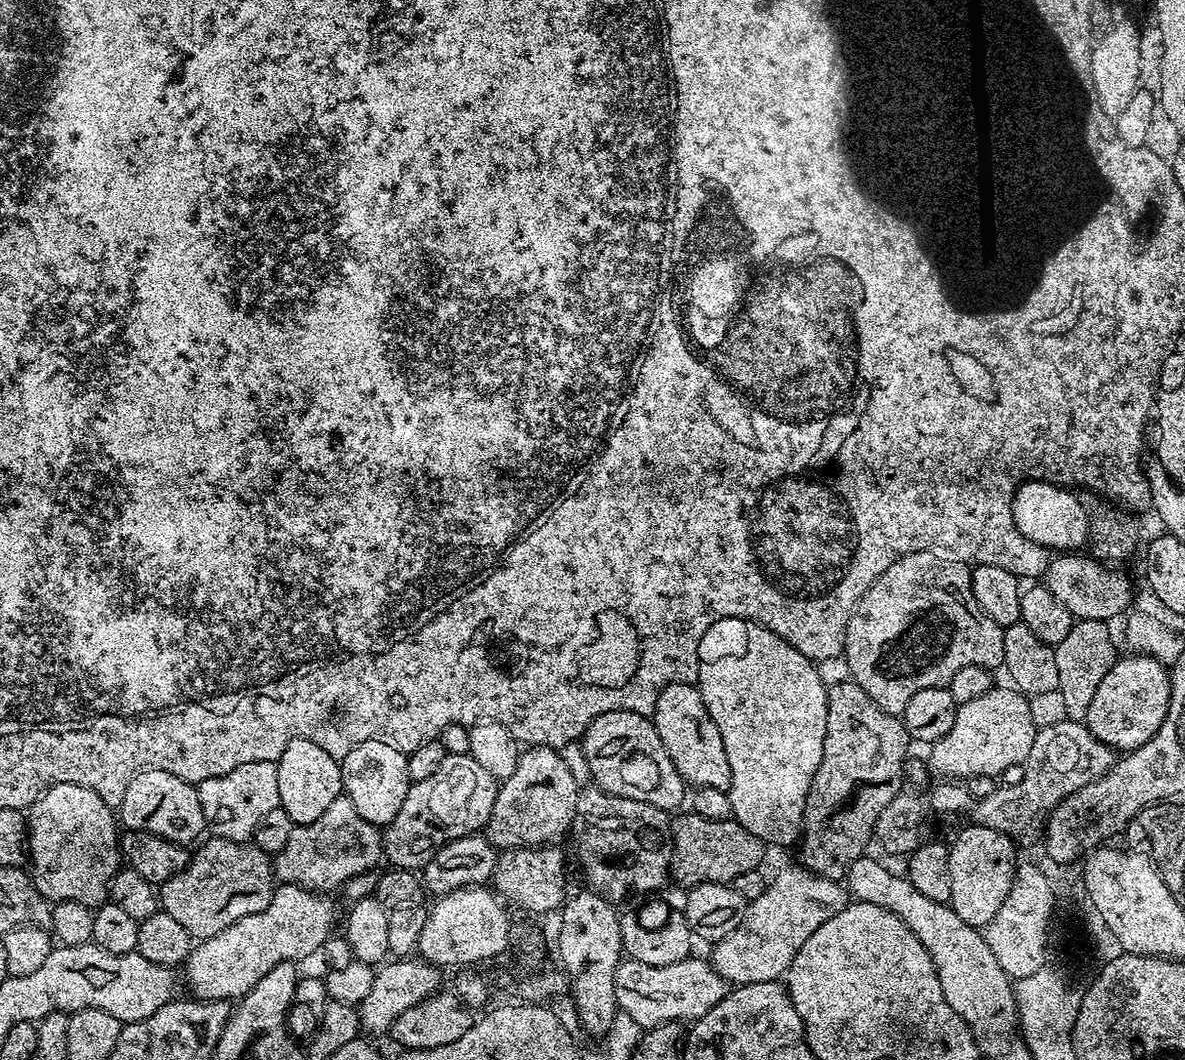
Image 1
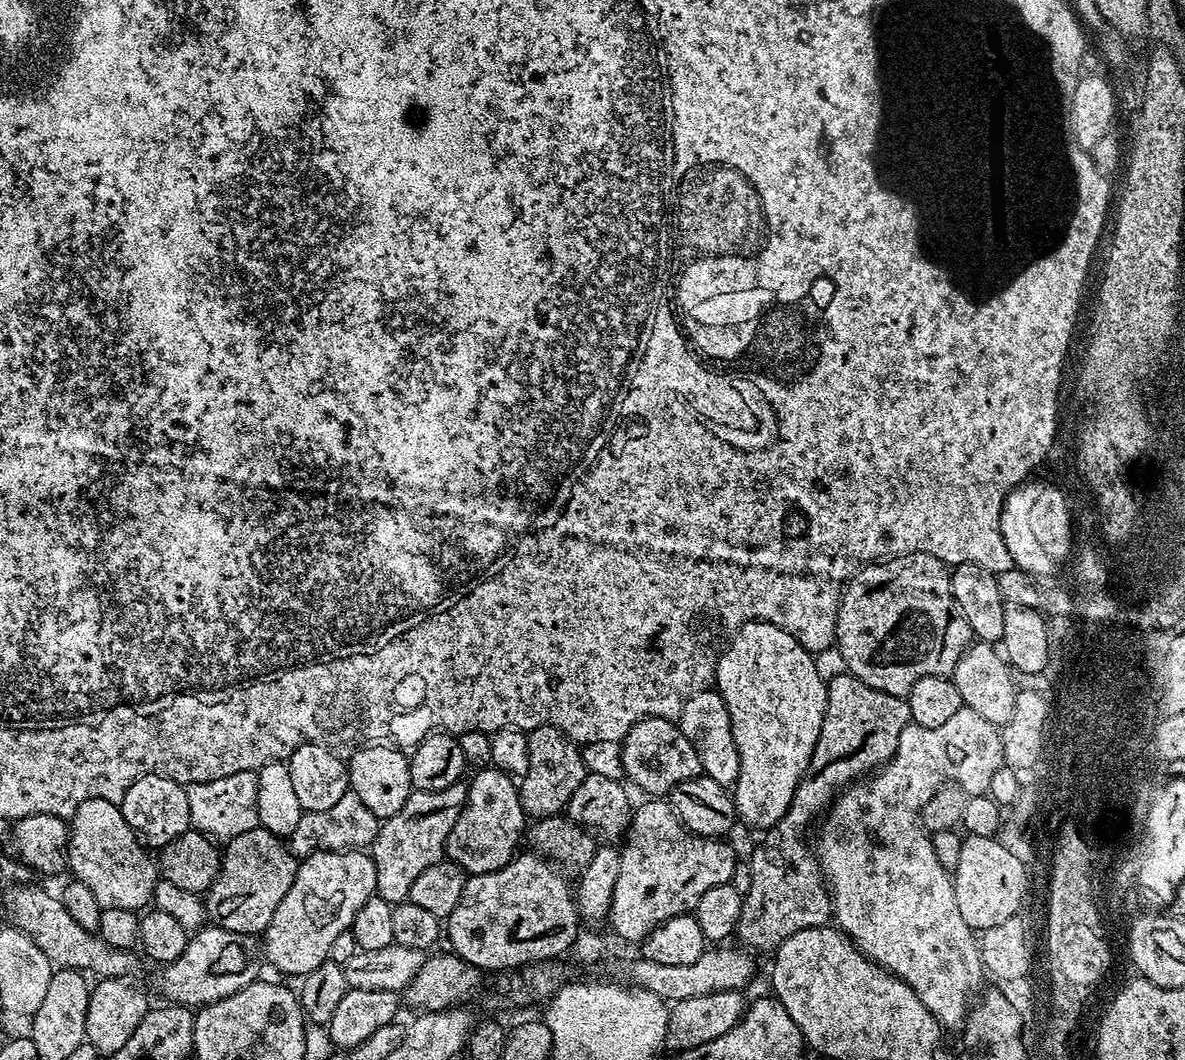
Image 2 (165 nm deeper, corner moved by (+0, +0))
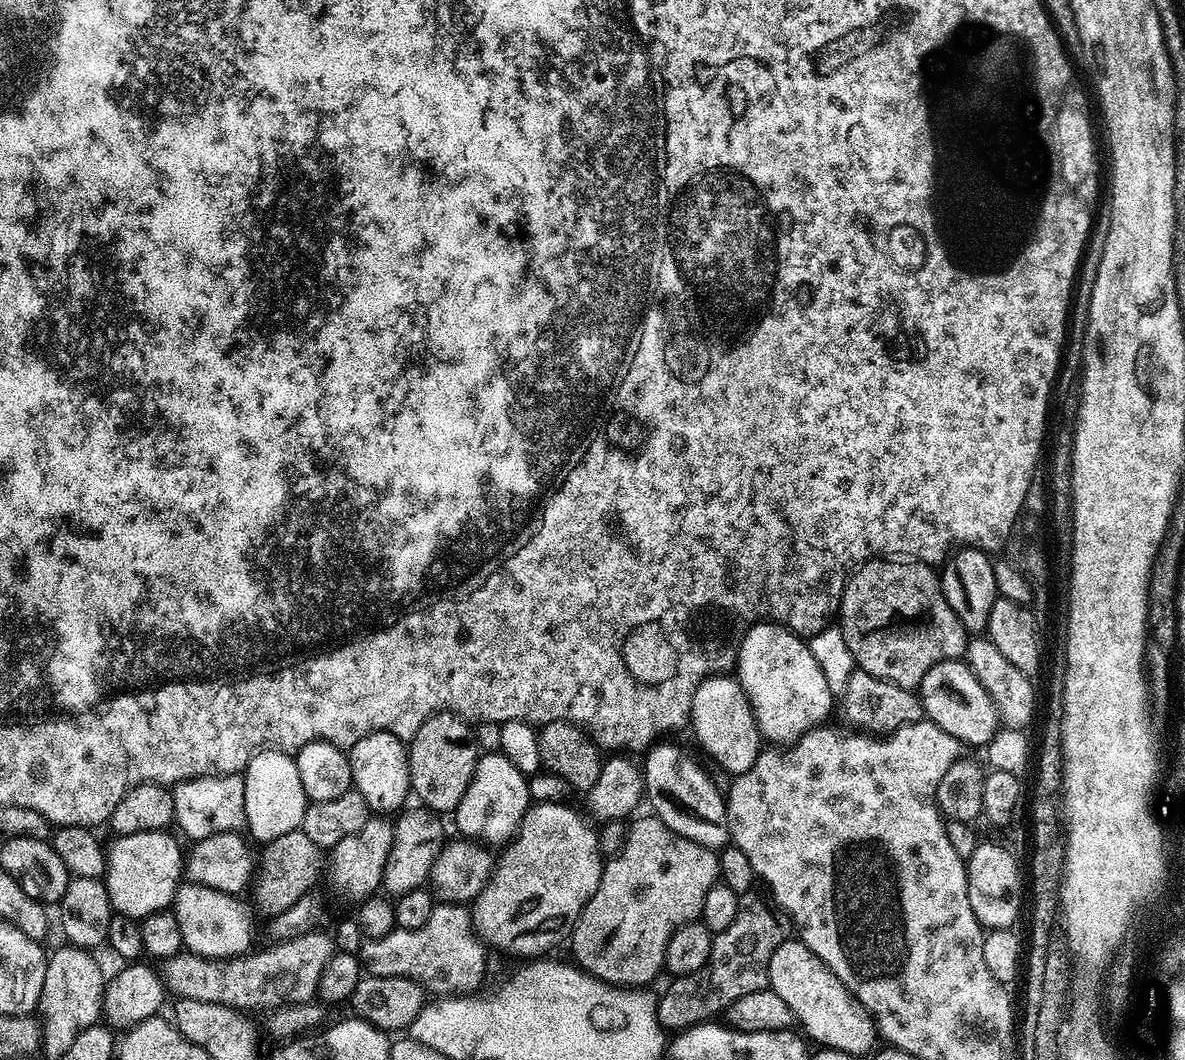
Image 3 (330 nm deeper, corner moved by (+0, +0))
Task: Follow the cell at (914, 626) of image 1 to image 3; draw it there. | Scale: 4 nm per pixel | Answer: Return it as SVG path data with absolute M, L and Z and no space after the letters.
M873 558L867 562L861 563L849 575L847 583L844 585L844 597L840 600L840 610L838 613L838 627L842 630L842 634L846 638L846 646L850 646L850 654L856 660L856 668L862 672L869 672L883 680L894 682L903 688L919 689L920 679L926 674L926 670L930 670L938 662L943 660L958 660L965 655L970 639L969 633L965 632L962 622L958 618L958 614L954 614L954 610L950 610L950 606L944 597L944 591L940 585L940 578L937 569L929 566L924 562L905 562L903 559Z

